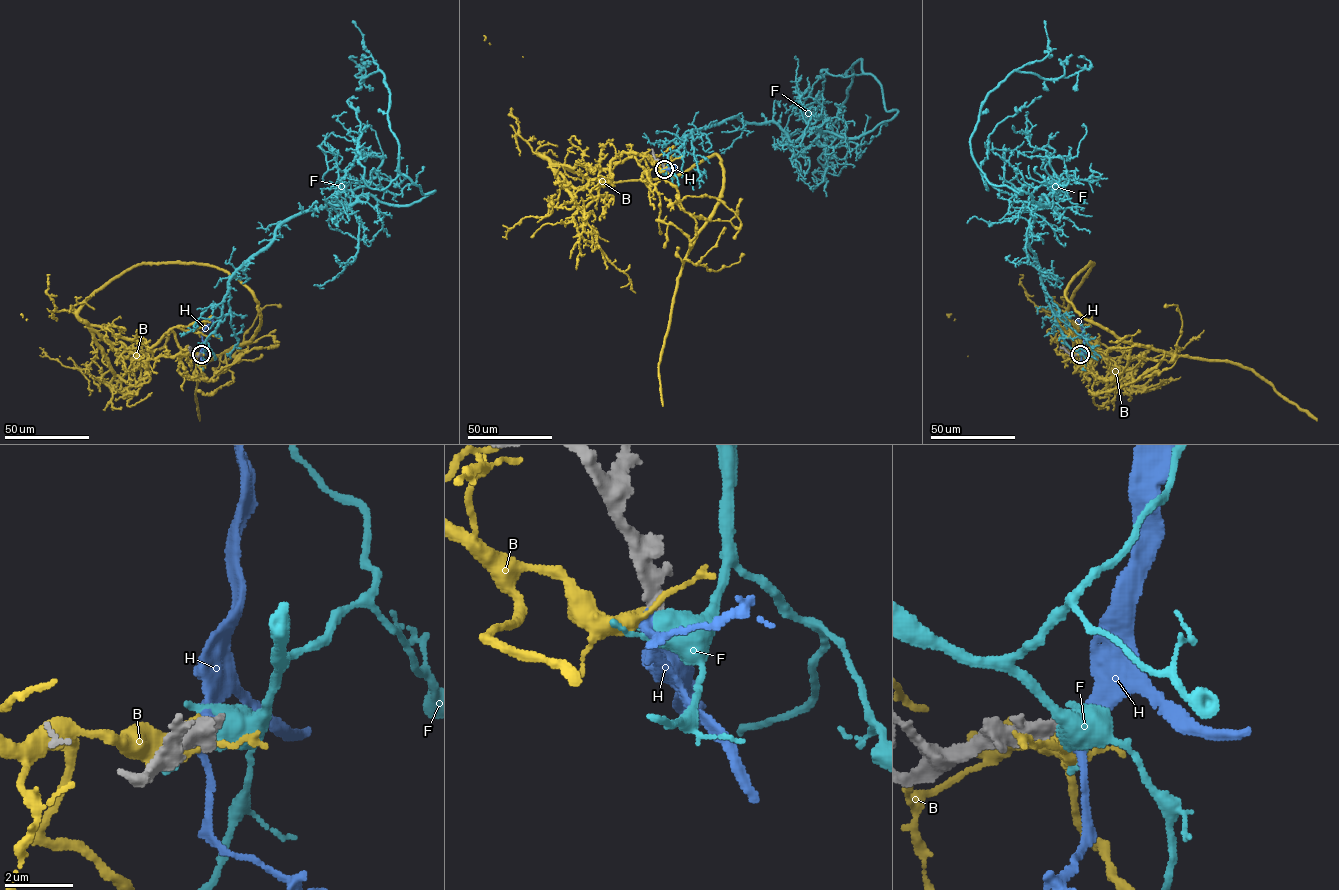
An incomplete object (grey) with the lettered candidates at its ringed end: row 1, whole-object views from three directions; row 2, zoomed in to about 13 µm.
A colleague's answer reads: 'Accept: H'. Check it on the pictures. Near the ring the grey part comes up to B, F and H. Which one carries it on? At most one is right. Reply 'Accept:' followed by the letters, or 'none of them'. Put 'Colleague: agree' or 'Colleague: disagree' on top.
Colleague: agree
Accept: H

